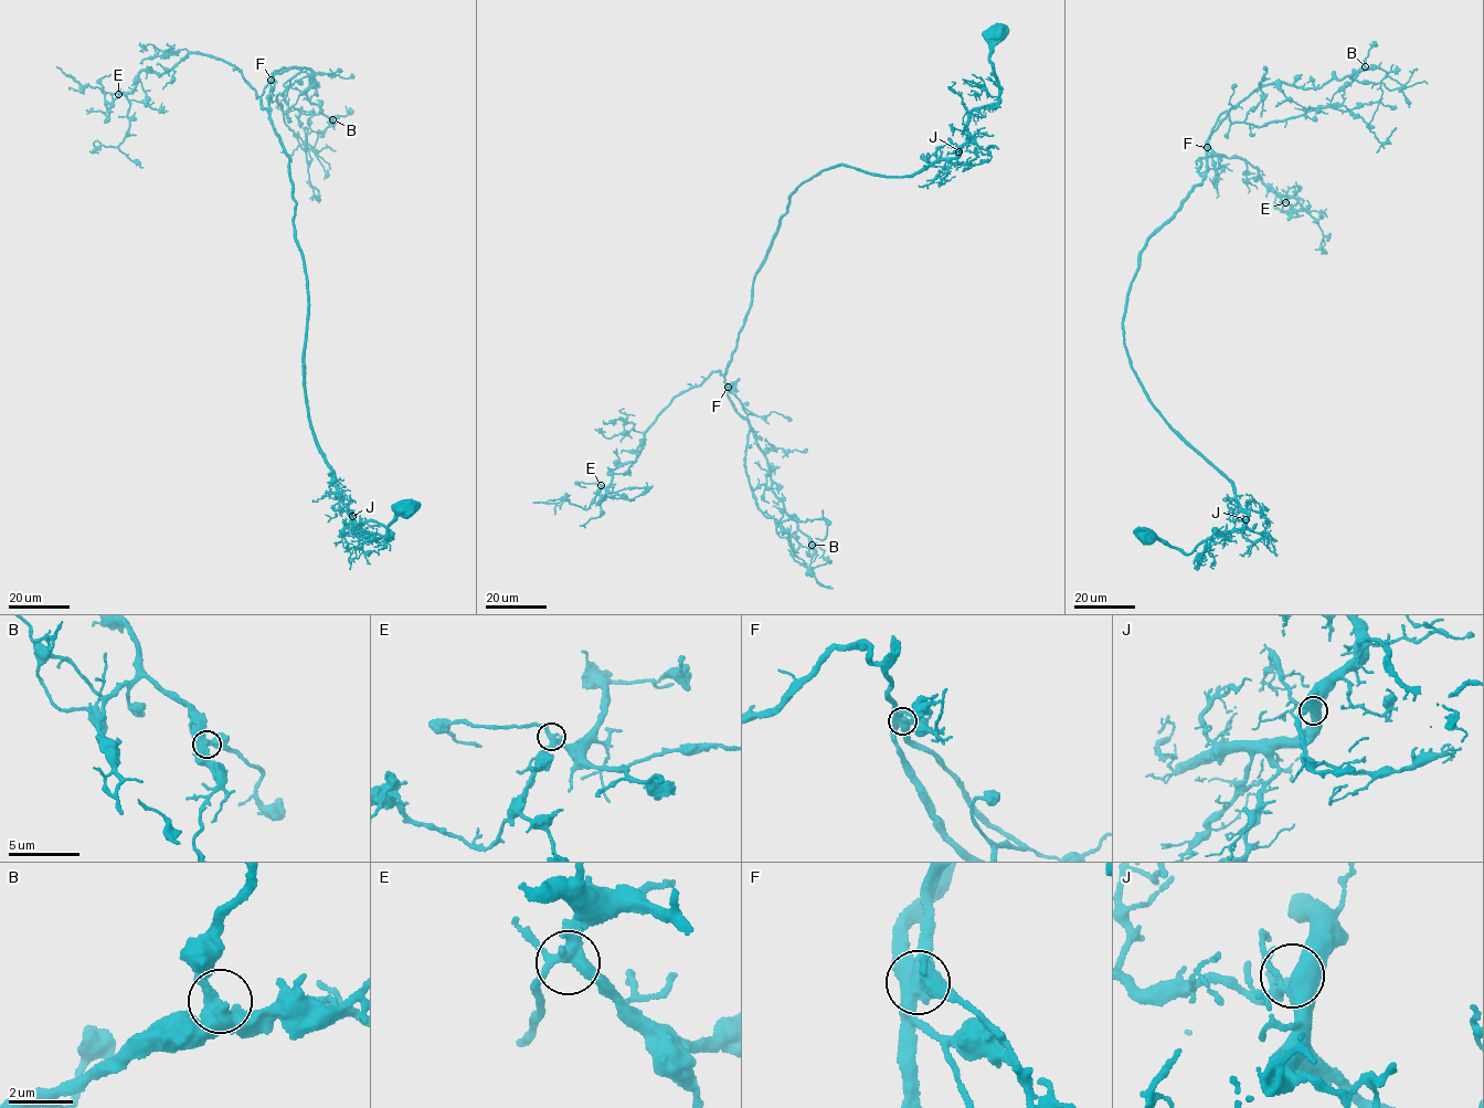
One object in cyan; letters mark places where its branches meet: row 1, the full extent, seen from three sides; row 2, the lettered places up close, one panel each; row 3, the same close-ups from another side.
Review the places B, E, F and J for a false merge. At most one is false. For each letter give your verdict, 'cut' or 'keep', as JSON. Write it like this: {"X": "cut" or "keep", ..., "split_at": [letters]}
{"B": "keep", "E": "keep", "F": "cut", "J": "keep", "split_at": ["F"]}

